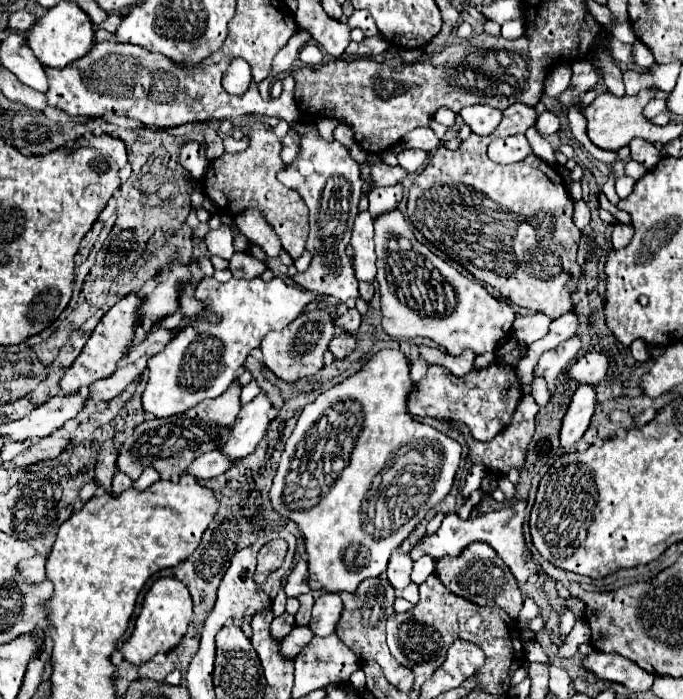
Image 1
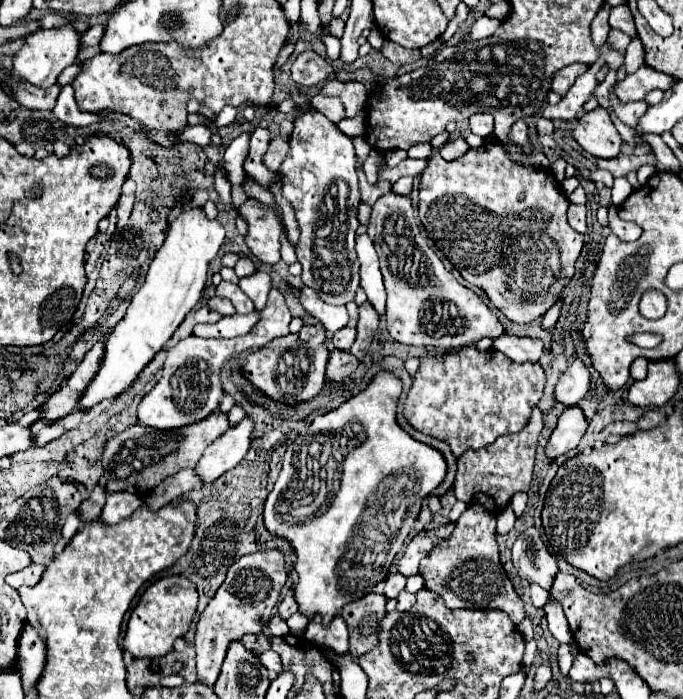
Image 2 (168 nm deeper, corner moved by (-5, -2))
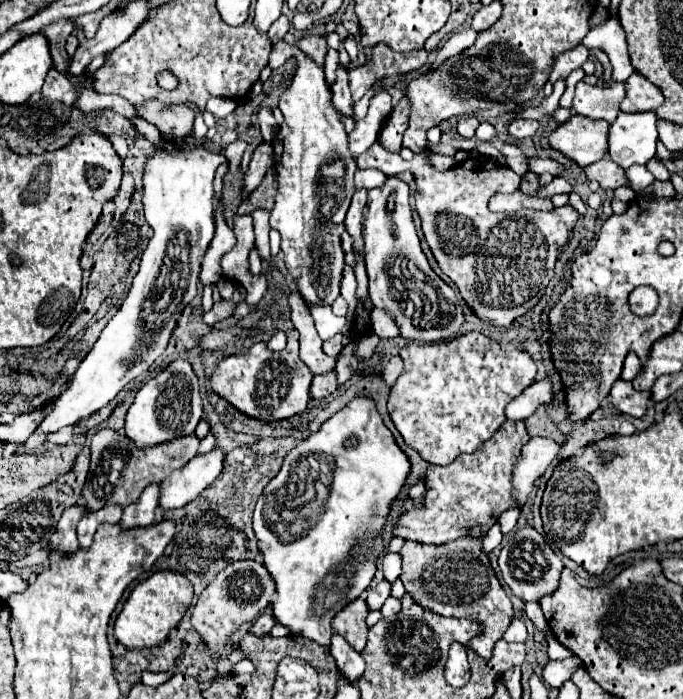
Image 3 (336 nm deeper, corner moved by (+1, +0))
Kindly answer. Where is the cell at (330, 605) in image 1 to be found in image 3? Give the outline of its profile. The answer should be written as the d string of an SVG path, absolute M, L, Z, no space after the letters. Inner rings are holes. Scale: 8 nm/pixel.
M333 634L333 640L331 640L331 656L335 658L335 664L337 664L337 670L339 674L347 680L347 682L357 682L363 672L365 672L365 660L359 652L355 652L347 642L345 638L341 638L339 634Z

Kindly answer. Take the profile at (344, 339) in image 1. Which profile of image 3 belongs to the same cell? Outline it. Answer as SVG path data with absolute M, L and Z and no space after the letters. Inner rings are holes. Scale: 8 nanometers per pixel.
M333 372L323 374L323 376L315 376L311 382L311 398L313 400L323 400L327 396L331 396L337 390L337 380L333 376Z

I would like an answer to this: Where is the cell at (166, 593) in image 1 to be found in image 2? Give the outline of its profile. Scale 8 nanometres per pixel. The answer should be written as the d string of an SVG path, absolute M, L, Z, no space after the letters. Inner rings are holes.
M167 576L153 582L143 592L135 610L131 612L127 634L123 638L123 648L133 658L165 656L173 648L173 642L189 630L195 610L197 610L197 590L191 580L183 576Z

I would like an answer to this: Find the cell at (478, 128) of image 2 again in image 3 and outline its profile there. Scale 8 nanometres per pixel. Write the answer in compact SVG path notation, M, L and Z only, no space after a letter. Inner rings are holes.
M461 116L461 118L457 120L457 128L455 128L455 130L457 130L461 136L465 136L465 138L473 138L477 126L479 126L479 118L475 118L475 116Z

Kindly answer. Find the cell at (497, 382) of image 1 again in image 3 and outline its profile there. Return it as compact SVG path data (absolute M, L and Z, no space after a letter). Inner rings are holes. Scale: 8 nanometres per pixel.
M465 332L449 342L433 344L407 344L399 350L403 360L403 372L391 388L387 410L407 446L411 446L419 456L437 466L453 462L463 452L475 452L501 424L505 422L505 404L517 398L527 386L533 384L537 374L533 358L515 348L513 344L497 342L483 336L481 332Z

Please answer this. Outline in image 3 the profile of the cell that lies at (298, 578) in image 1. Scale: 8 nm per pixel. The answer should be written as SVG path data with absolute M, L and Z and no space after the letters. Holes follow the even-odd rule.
M263 614L263 616L259 616L259 618L255 620L255 624L249 628L249 632L261 638L261 636L265 636L273 626L275 626L273 616L271 616L271 614Z

